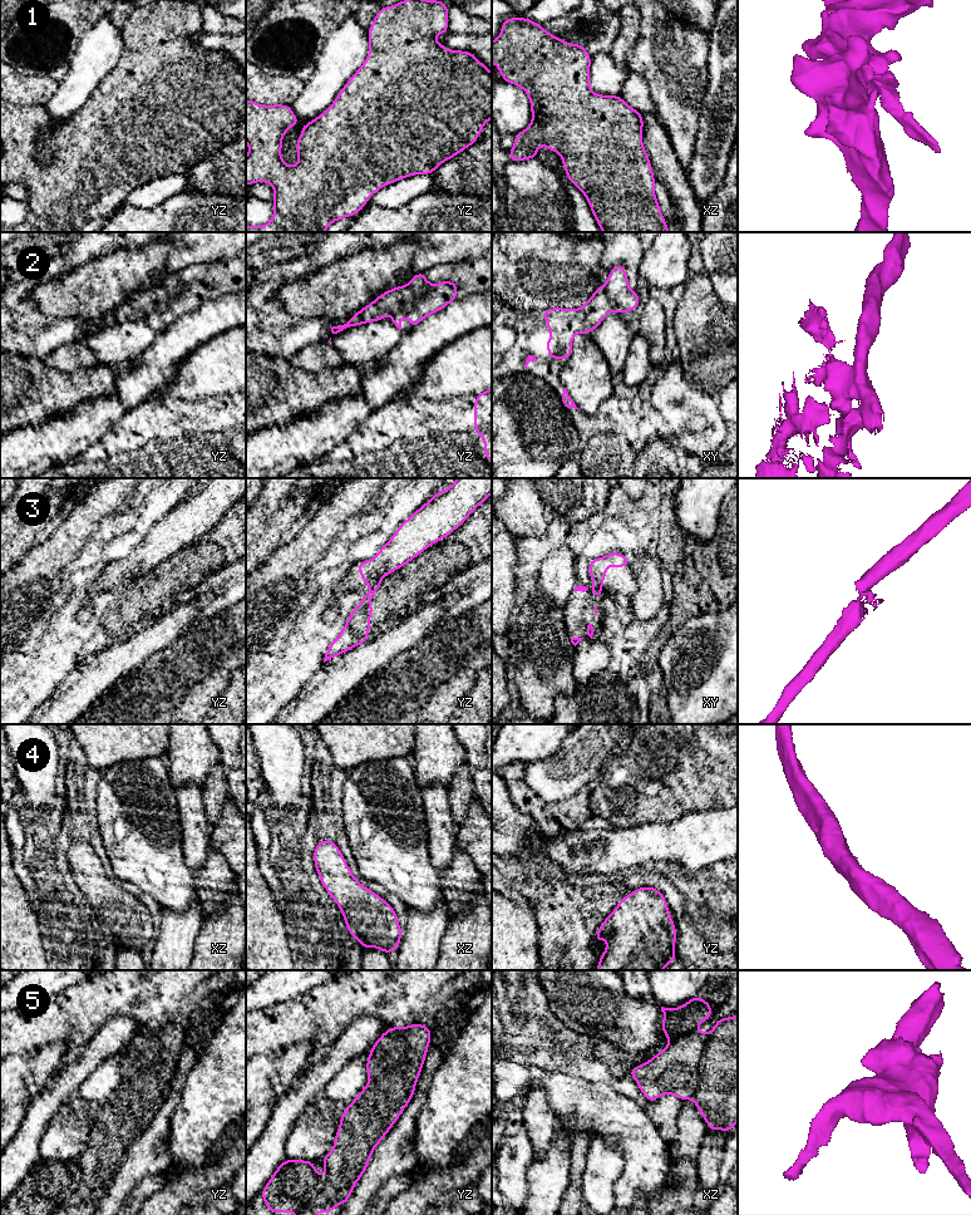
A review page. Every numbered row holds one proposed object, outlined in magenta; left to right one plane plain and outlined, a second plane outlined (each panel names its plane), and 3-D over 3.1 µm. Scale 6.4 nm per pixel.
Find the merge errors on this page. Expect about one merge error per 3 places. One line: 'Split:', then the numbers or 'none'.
Split: 2, 3

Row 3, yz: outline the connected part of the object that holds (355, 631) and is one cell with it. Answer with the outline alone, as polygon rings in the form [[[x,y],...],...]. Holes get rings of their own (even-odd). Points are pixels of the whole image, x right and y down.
[[[381,580],[373,584],[359,605],[351,611],[340,635],[330,643],[327,651],[325,653],[324,663],[340,654],[345,654],[348,650],[356,648],[368,640],[370,616],[374,611],[370,600],[379,587],[381,587]]]

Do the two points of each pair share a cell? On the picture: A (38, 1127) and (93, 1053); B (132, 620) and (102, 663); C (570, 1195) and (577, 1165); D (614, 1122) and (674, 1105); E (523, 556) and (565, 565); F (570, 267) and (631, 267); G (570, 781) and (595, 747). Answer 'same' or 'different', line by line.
A: same
B: different
C: same
D: different
E: same
F: different
G: same

